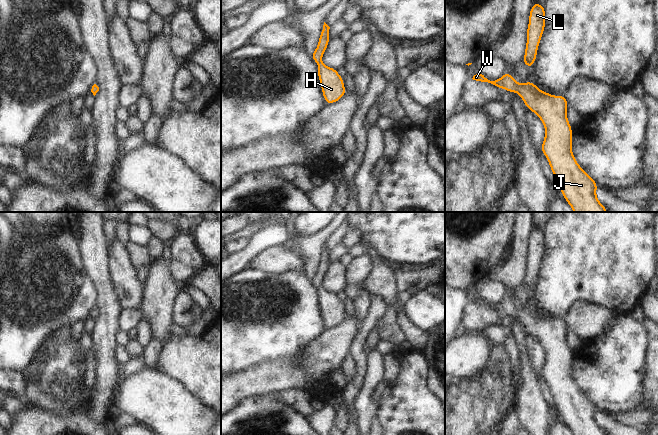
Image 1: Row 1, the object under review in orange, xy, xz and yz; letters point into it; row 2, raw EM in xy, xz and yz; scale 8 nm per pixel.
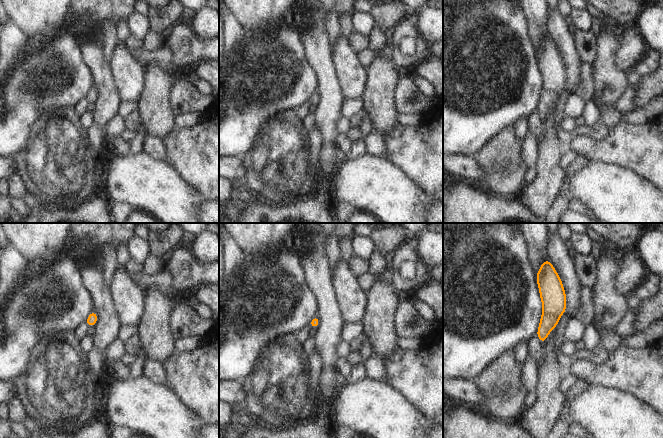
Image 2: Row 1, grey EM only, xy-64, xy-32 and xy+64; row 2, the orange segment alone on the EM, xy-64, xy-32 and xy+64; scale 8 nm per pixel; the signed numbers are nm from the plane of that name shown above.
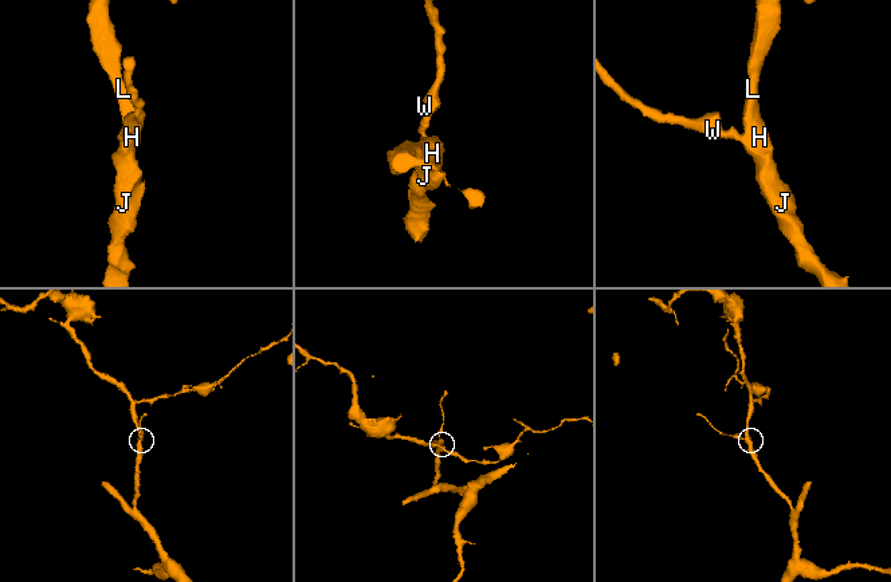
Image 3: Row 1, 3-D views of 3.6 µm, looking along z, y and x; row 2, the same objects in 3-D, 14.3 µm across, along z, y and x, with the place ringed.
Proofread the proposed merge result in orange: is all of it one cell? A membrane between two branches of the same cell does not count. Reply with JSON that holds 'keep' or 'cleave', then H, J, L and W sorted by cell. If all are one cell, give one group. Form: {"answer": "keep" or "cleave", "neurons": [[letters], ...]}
{"answer": "keep", "neurons": [["H", "J", "L", "W"]]}

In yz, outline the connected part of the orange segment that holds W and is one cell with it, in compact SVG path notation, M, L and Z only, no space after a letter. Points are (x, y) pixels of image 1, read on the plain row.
M505 296L499 304L490 304L476 298L473 304L517 316L526 331L538 339L545 350L545 363L541 369L565 425L574 435L607 435L598 425L594 405L572 379L572 351L567 344L568 327L564 319L552 320L542 316L534 307L518 308Z

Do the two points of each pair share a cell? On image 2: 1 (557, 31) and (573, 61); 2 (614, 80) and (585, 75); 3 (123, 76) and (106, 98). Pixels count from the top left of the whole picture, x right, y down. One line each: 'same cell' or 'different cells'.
1: same cell
2: different cells
3: different cells

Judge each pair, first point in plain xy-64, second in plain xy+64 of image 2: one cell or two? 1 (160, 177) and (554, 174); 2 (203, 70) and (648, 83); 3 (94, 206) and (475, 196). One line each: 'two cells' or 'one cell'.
1: two cells
2: two cells
3: one cell

